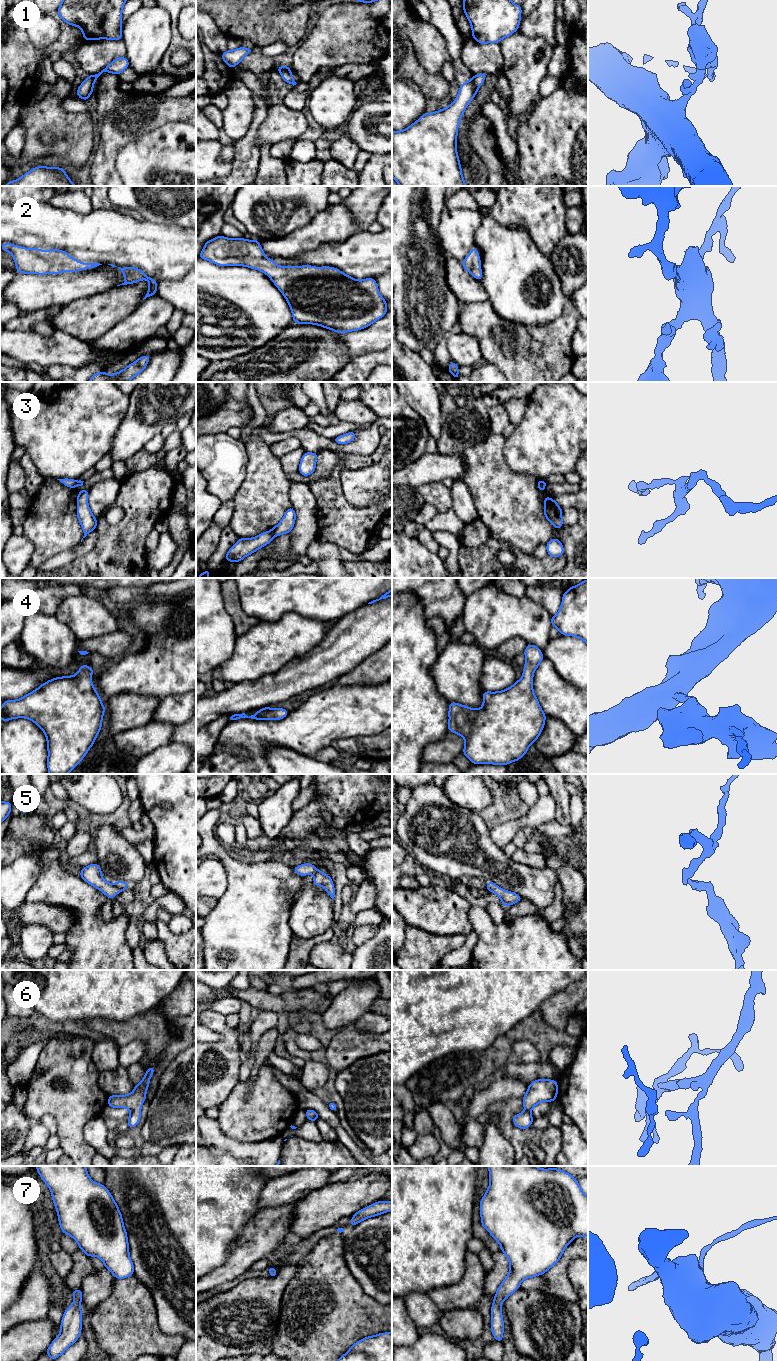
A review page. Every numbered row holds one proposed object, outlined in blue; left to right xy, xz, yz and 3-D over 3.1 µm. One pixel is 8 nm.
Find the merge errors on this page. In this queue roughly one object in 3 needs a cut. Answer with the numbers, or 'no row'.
3, 5

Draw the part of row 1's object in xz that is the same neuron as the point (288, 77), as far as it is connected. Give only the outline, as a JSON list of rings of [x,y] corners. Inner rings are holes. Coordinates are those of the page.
[[[279,66],[277,71],[282,75],[282,78],[285,82],[292,84],[293,86],[297,84],[293,79],[289,66]]]

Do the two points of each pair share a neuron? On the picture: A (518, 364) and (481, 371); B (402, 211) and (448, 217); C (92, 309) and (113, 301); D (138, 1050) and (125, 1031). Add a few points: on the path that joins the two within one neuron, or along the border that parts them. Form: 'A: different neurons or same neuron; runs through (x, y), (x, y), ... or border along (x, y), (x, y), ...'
A: different neurons; border along (487, 361), (491, 362), (501, 371)
B: different neurons; border along (445, 208), (436, 228), (440, 240)
C: same neuron; runs through (97, 309), (101, 305), (108, 305)
D: different neurons; border along (119, 1046), (141, 1040), (145, 1052)

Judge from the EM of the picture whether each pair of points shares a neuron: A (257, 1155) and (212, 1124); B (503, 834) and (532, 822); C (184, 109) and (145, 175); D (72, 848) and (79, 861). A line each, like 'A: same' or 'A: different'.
A: same
B: same
C: different
D: different

